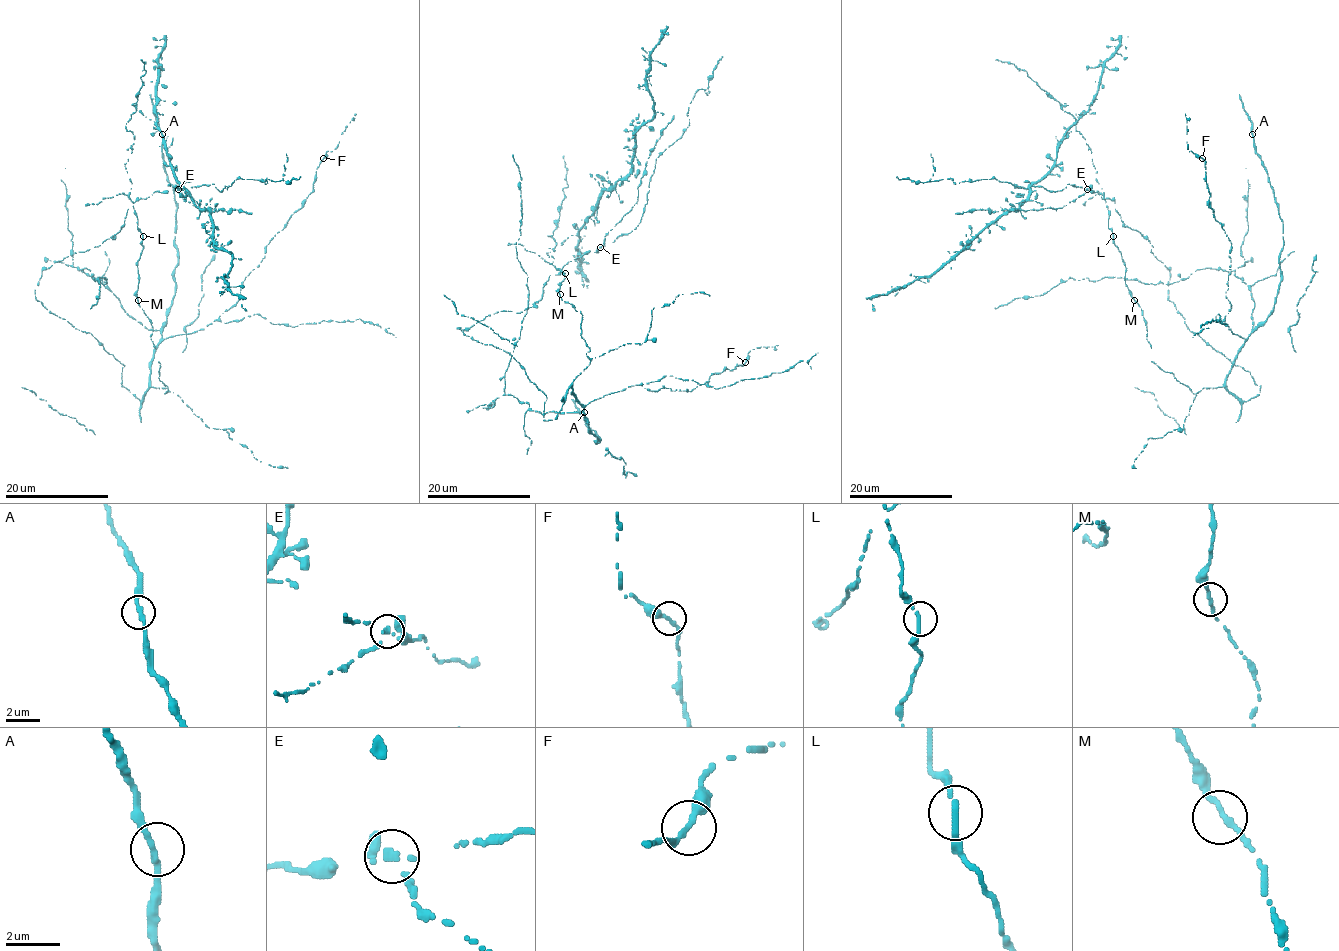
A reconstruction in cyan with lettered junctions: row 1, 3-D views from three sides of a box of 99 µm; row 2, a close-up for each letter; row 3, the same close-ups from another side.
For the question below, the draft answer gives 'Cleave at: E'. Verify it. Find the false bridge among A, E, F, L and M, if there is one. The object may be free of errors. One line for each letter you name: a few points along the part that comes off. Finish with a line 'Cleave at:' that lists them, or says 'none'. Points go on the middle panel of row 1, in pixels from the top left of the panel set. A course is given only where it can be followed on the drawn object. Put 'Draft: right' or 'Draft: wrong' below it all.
E: course (600, 247), (608, 231), (638, 200), (638, 186), (645, 163), (661, 130), (674, 115)
Cleave at: E
Draft: right

